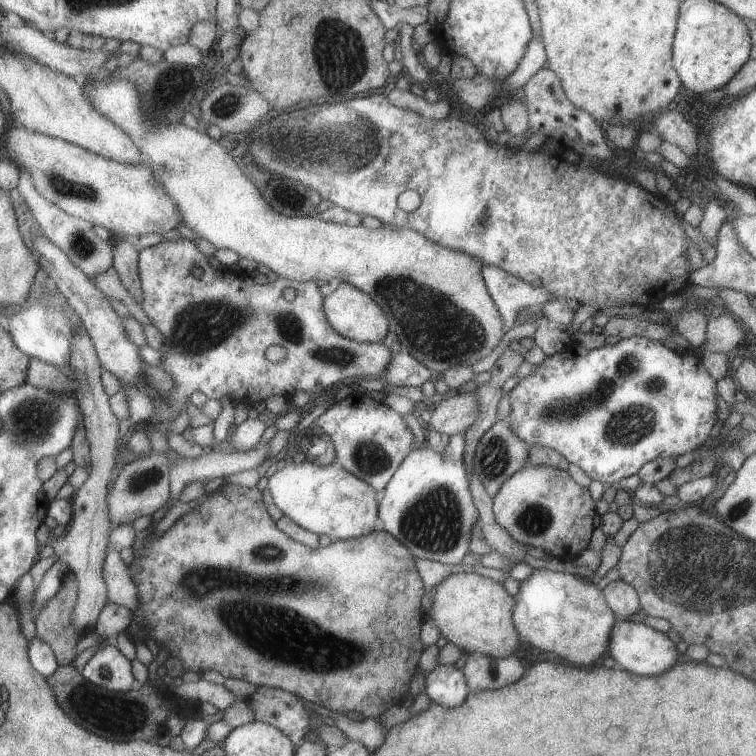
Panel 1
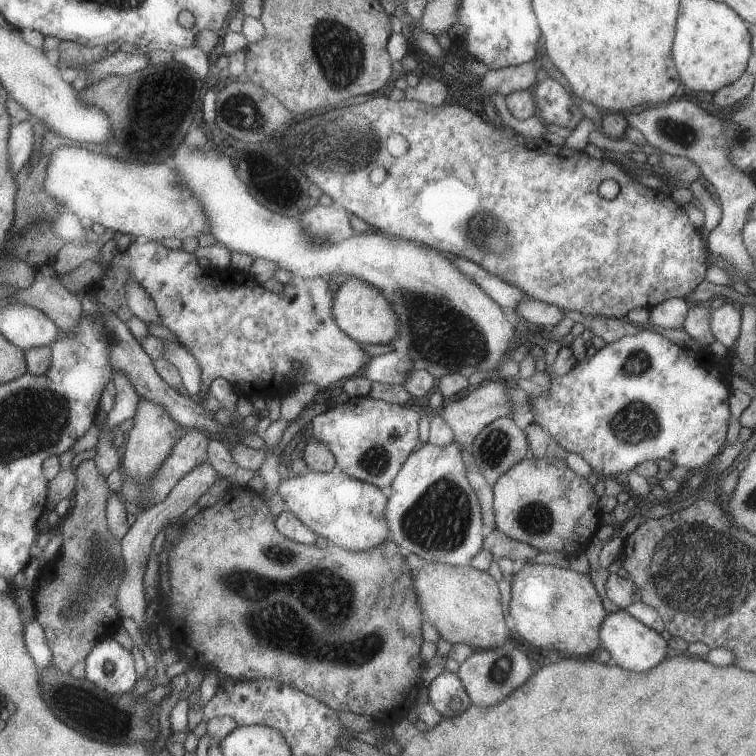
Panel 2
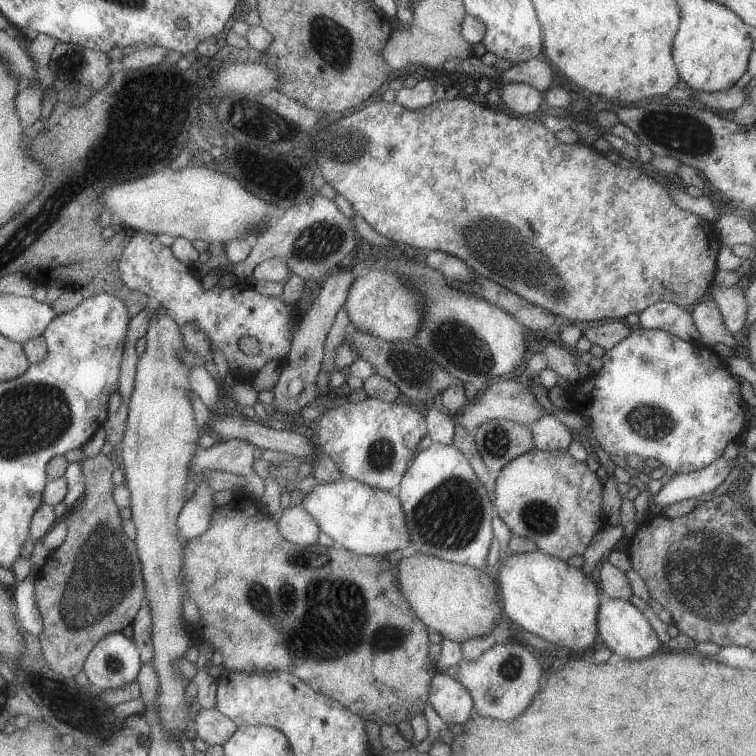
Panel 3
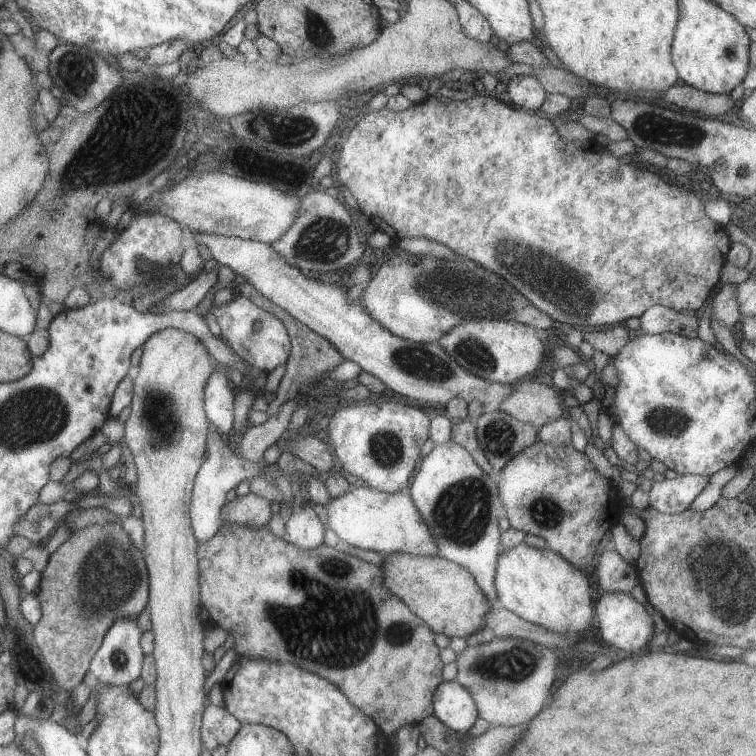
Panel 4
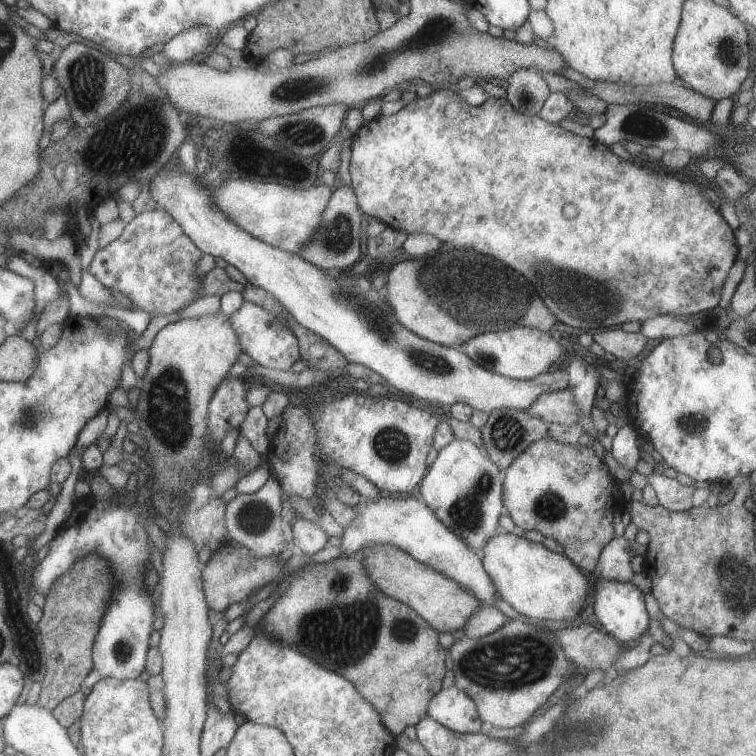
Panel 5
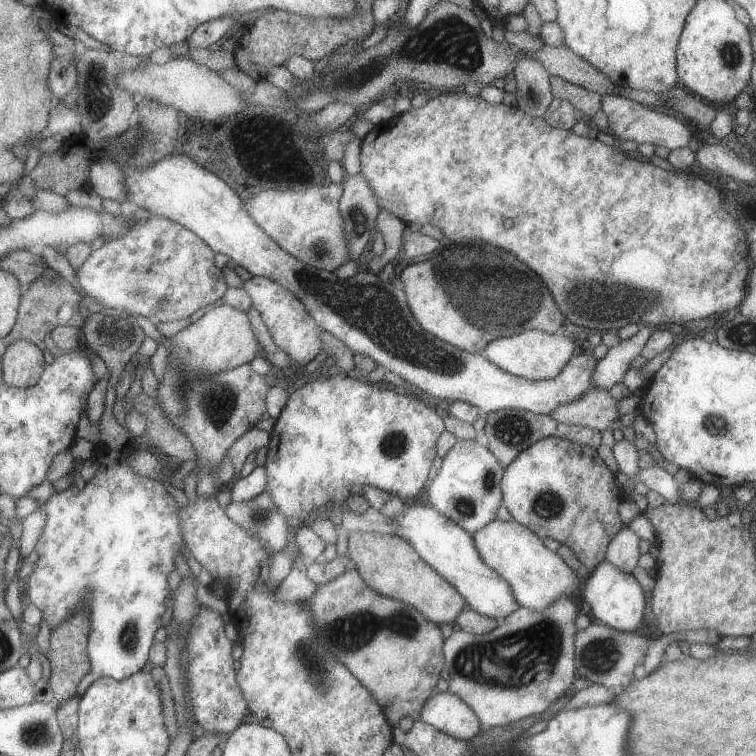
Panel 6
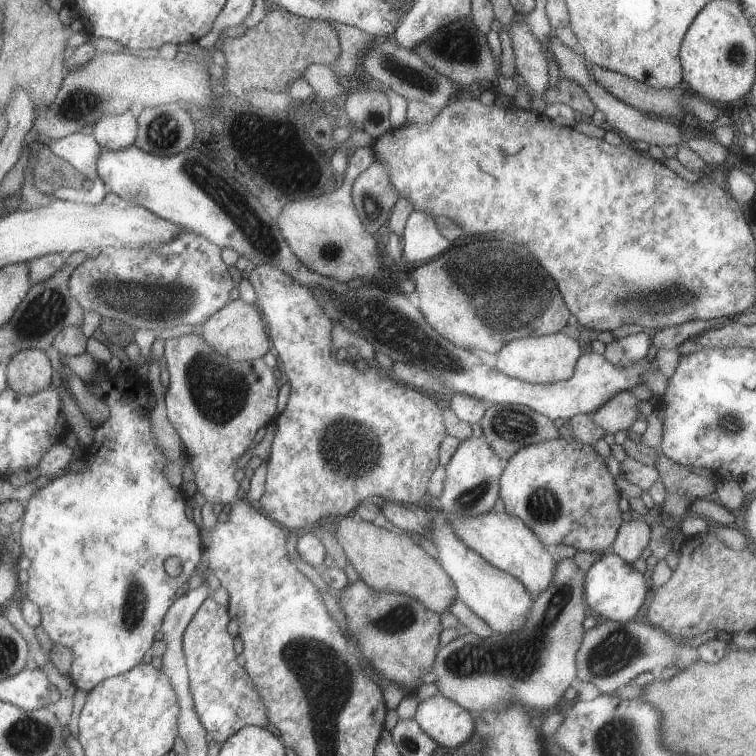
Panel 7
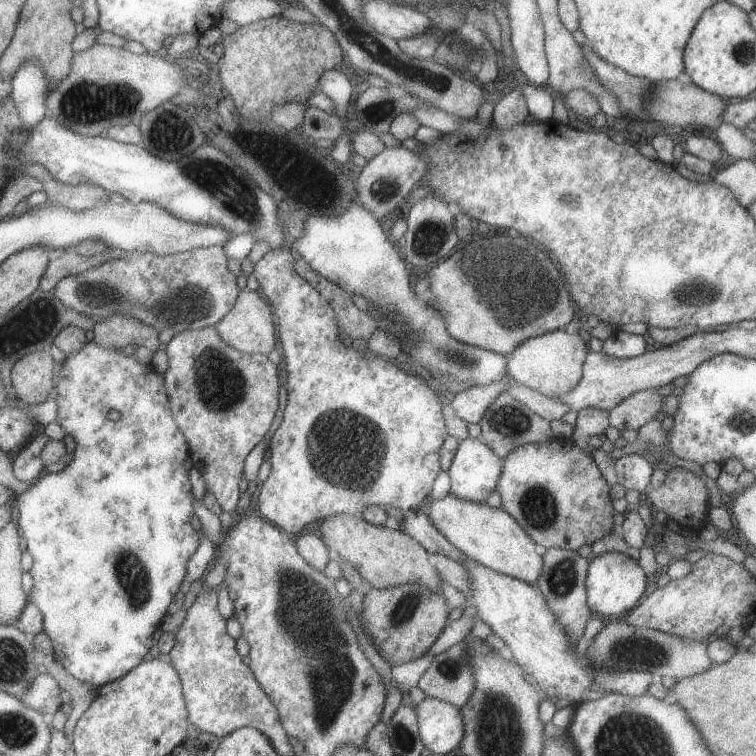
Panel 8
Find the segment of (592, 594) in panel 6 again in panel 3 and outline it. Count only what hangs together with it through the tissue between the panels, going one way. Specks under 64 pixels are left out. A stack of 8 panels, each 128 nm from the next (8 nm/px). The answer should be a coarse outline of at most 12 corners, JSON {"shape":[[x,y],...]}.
{"shape":[[603,598],[596,625],[614,658],[641,660],[662,644],[628,600]]}

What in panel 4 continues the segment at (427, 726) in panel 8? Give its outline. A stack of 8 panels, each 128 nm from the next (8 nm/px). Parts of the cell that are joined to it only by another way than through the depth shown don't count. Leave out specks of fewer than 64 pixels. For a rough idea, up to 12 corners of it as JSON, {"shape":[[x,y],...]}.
{"shape":[[441,681],[432,709],[448,729],[467,734],[475,701],[457,681]]}

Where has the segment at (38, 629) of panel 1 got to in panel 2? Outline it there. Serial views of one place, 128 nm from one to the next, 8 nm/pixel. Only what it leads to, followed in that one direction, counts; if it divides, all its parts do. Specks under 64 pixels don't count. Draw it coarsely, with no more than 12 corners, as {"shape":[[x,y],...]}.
{"shape":[[94,460],[31,587],[62,673],[121,626],[120,540]]}

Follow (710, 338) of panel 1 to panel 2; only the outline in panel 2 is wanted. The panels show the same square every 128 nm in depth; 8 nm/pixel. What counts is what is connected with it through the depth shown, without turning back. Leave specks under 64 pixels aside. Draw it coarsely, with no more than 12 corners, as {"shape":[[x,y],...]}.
{"shape":[[740,306],[711,310],[710,329],[730,351],[740,331]]}

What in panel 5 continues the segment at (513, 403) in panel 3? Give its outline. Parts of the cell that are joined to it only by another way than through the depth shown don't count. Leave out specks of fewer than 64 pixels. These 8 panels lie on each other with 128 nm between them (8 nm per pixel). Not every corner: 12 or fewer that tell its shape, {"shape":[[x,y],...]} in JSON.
{"shape":[[567,388],[540,394],[525,412],[571,426],[580,406]]}

